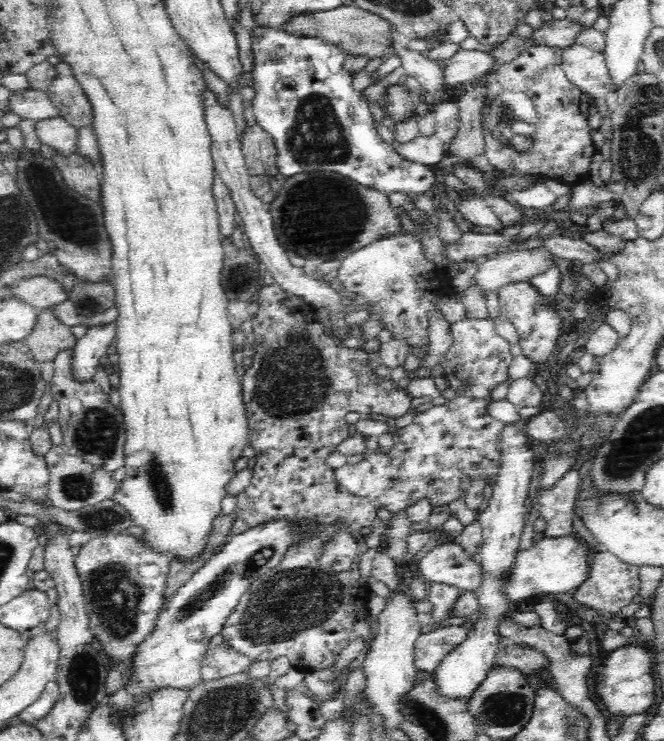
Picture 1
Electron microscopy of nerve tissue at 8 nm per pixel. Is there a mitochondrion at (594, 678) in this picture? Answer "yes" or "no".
no

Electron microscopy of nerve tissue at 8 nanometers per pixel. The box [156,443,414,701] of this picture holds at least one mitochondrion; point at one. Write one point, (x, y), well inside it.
(297, 599)

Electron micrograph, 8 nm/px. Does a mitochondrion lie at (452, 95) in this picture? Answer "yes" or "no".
no

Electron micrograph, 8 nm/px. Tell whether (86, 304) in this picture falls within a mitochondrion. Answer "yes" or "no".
yes

